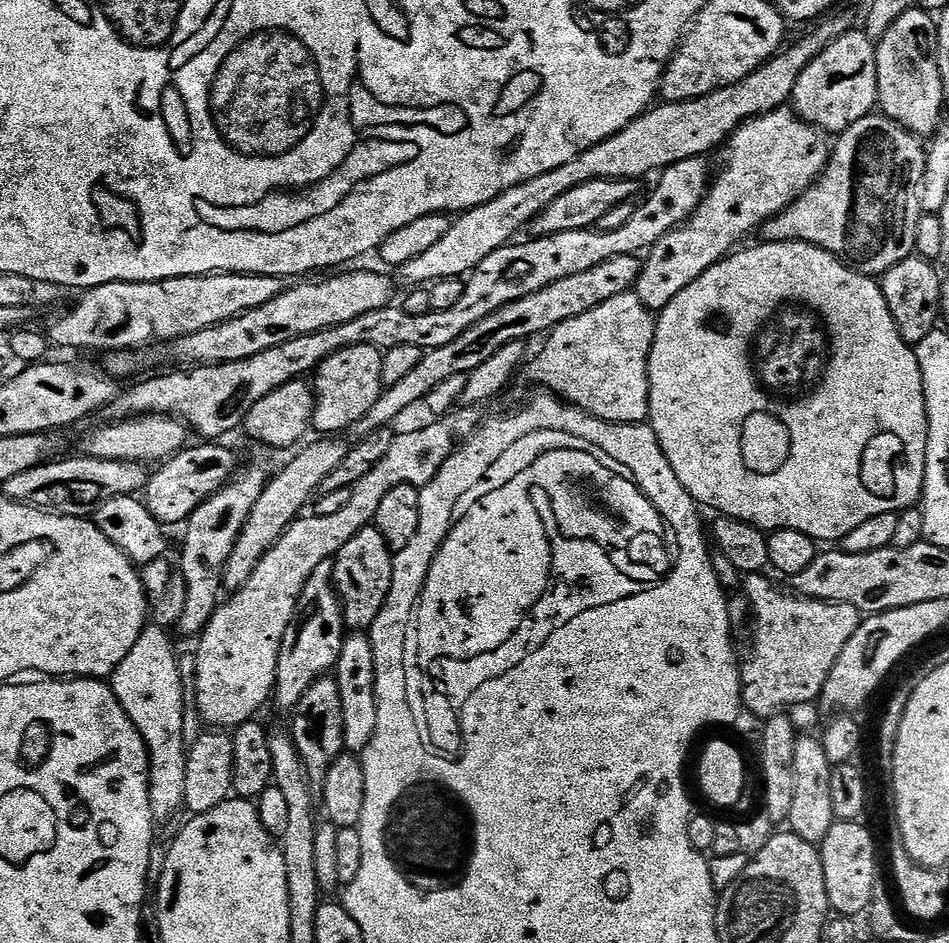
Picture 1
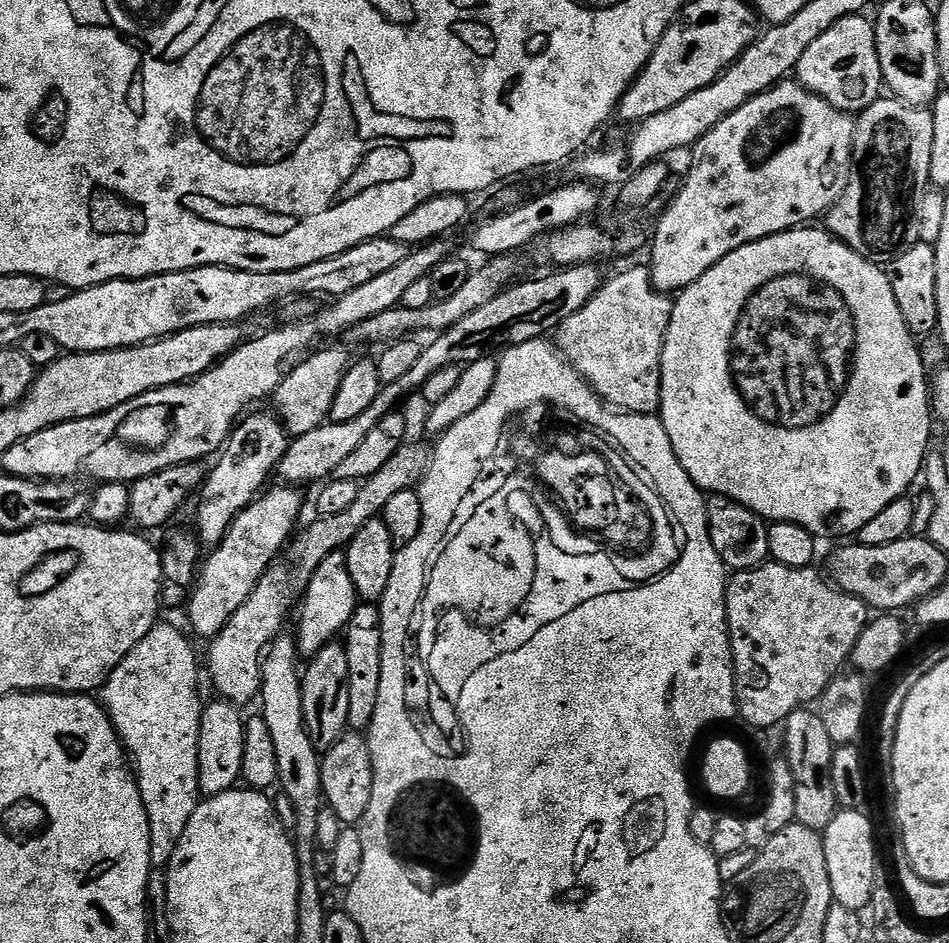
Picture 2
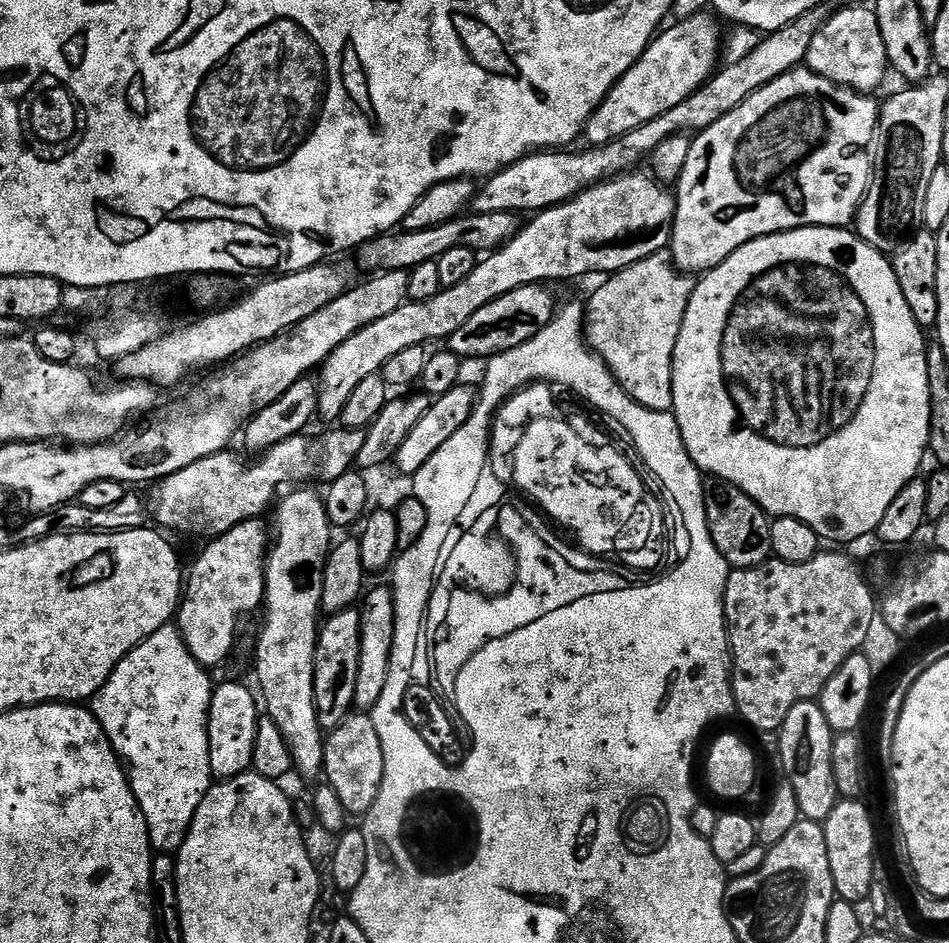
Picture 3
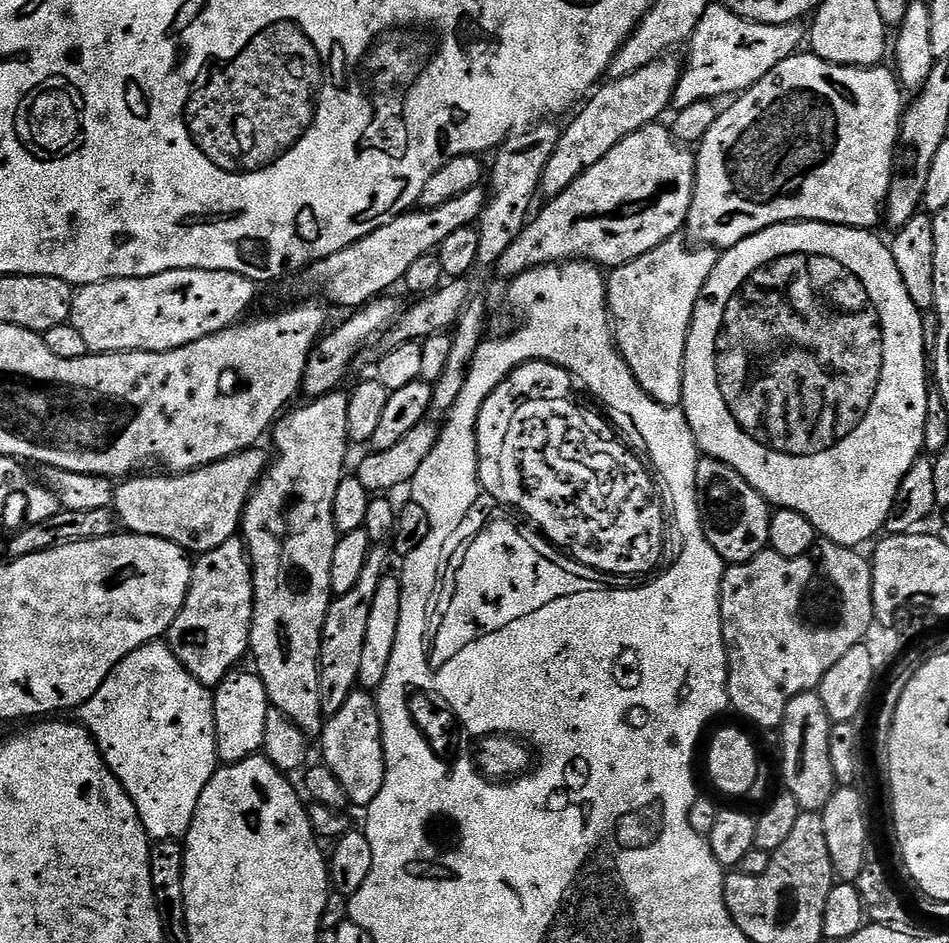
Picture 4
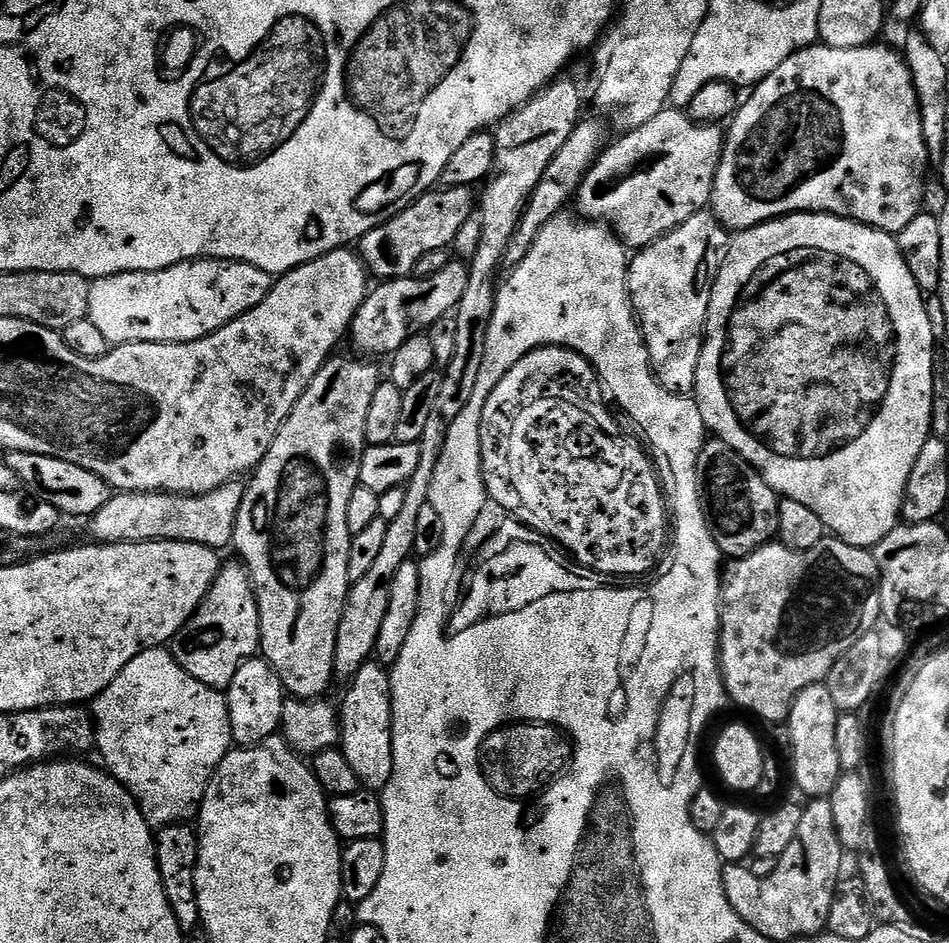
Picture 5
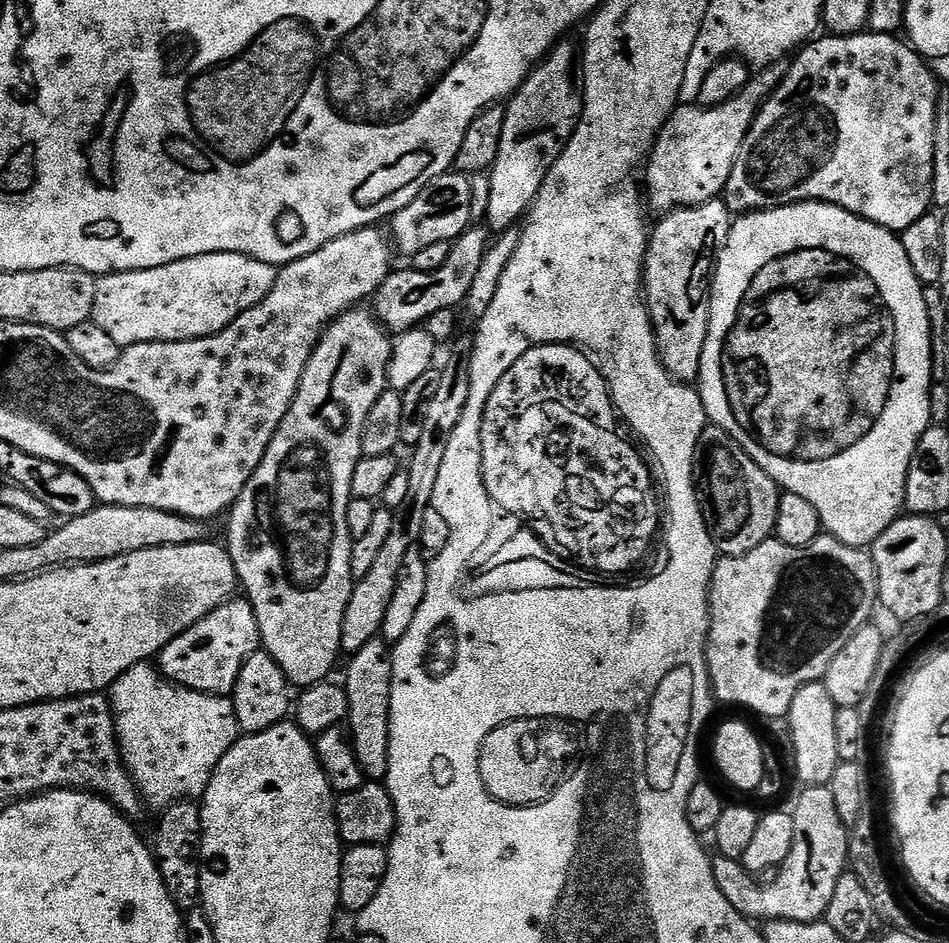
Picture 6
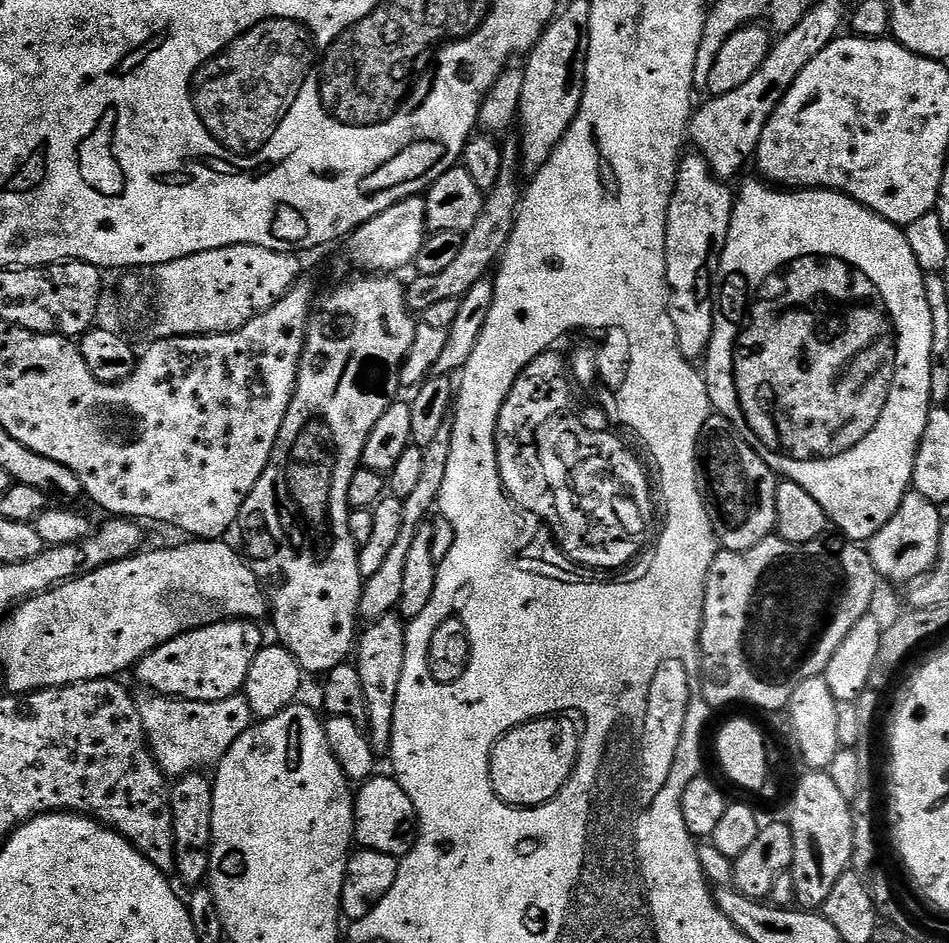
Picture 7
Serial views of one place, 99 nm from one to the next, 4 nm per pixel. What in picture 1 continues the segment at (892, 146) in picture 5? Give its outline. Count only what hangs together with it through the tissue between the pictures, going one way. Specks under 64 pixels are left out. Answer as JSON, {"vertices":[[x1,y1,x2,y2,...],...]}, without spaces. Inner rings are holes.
{"vertices":[[788,106,774,110,765,116,755,116,752,120,746,121,737,132,733,132,719,153,720,164,724,169,717,176,715,173,711,177,708,192,702,198,698,210,694,210,694,214,685,224,670,230,670,234,666,234,657,244,649,248,643,257,640,277,636,279,634,289,637,298,653,314,663,312,668,303,678,298,678,294,682,294,686,286,690,286,690,282,694,282,702,273,710,270,710,266,724,259,737,246,743,245,745,243,743,240,755,228,756,231,763,229,770,218,786,211,823,174,830,155,829,141,823,139,827,140,820,129,800,119]]}

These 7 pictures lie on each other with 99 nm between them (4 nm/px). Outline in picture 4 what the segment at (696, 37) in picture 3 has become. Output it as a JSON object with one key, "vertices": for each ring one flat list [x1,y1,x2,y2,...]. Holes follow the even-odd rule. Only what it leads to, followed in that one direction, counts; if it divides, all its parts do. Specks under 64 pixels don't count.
{"vertices":[[665,54,638,70,612,78,616,80,609,79,587,97,583,107,571,117,573,120,563,125,558,146,550,162,546,162,539,187,543,195,545,192,545,197,562,194,562,190,569,188,590,166,602,162,602,158,606,158,606,154,610,154,610,150,614,150,614,146,622,143,627,136,661,119,660,115,673,103,681,76,681,61,676,61,674,57]]}

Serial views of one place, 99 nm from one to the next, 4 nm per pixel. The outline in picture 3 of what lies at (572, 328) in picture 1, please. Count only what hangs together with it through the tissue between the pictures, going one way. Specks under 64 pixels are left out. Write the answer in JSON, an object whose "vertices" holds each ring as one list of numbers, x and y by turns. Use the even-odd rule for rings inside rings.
{"vertices":[[671,251,656,252,621,272,609,275,608,280,589,300,586,300,584,334,588,347,606,362,624,391,642,406,659,412,671,412,674,402,674,348,678,346,678,330,690,302,694,287,691,275,685,274,672,261]]}

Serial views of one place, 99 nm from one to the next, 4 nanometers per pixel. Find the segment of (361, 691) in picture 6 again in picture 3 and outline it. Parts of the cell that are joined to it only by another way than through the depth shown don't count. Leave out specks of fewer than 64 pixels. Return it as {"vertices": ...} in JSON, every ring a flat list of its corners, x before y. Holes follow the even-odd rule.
{"vertices":[[353,711,334,731,327,733,324,741,323,779,338,794,339,801,349,817,363,818,374,806,378,790,382,790,384,755,378,730,374,730,371,715]]}

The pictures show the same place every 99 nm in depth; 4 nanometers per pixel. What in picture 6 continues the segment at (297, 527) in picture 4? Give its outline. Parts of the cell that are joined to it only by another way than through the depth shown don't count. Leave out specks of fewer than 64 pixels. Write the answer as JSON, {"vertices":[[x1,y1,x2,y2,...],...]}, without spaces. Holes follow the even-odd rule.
{"vertices":[[357,306,350,312,343,312,340,317,333,320,320,337,320,343,316,345,312,352,312,357,308,359,306,370,302,374,302,382,296,391,294,402,282,418,258,470,250,478,250,482,242,490,242,494,230,509,228,520,228,540,226,547,230,558,236,567,236,578,243,595,252,603,252,609,256,615,256,621,260,627,260,643,263,651,269,652,278,662,282,674,286,674,289,685,303,690,312,684,318,684,322,680,329,679,333,674,332,667,336,664,336,659,342,656,340,643,342,642,342,618,346,618,346,606,350,602,352,593,352,571,350,570,350,558,352,557,353,539,350,530,346,526,346,510,348,501,353,499,352,479,354,478,354,466,362,459,362,434,366,426,366,418,370,418,370,410,378,398,388,388,388,363,392,357,394,340,386,331,383,324,376,319,371,311,363,312,363,307]]}

